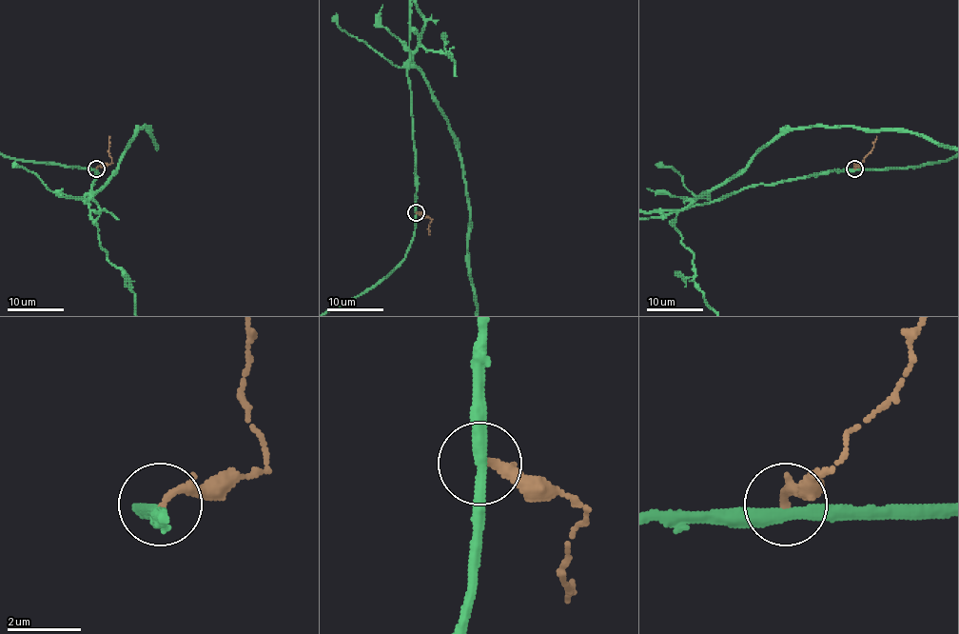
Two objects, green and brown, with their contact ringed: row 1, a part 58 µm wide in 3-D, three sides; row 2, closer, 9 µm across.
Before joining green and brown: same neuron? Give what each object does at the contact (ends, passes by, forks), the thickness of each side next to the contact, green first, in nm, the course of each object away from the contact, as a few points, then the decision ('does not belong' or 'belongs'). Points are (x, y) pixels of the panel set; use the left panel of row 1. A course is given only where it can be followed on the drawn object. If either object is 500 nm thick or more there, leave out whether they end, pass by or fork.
green passes by; brown ends; calibres 320 and 240 nm; course brown (96, 168), (111, 162), (110, 136); does not belong

